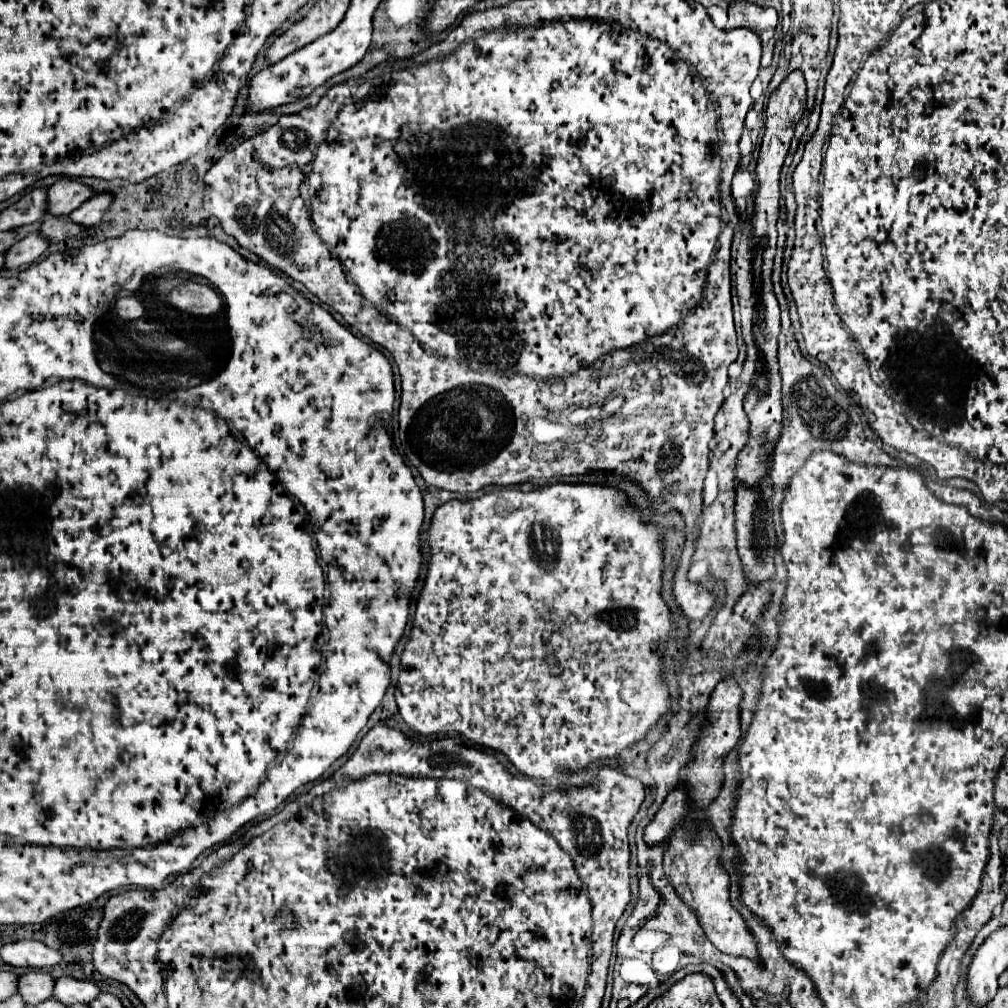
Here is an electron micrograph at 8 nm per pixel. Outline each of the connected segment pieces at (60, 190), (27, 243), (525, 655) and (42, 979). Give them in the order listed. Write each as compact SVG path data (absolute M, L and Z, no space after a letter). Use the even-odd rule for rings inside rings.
M61 179L47 189L47 213L69 215L91 197L91 189L73 179Z
M37 233L13 243L5 253L5 269L19 269L25 265L31 265L47 251L49 243L41 239Z
M555 483L529 493L501 489L485 493L473 501L453 499L437 507L425 533L425 543L429 547L427 577L417 597L415 619L401 655L401 673L395 687L395 701L405 723L423 735L459 733L481 747L507 755L519 773L543 781L567 781L569 775L585 769L593 761L601 757L615 757L623 749L641 741L671 705L669 689L659 673L663 657L659 651L659 639L663 643L671 631L671 613L661 599L663 535L659 533L659 527L655 527L657 525L643 523L639 519L639 511L633 509L617 489L583 483ZM551 655L555 657L555 663L563 667L559 677L553 677L549 671Z
M27 971L19 975L17 987L27 1005L37 1005L53 995L53 977L43 971Z

